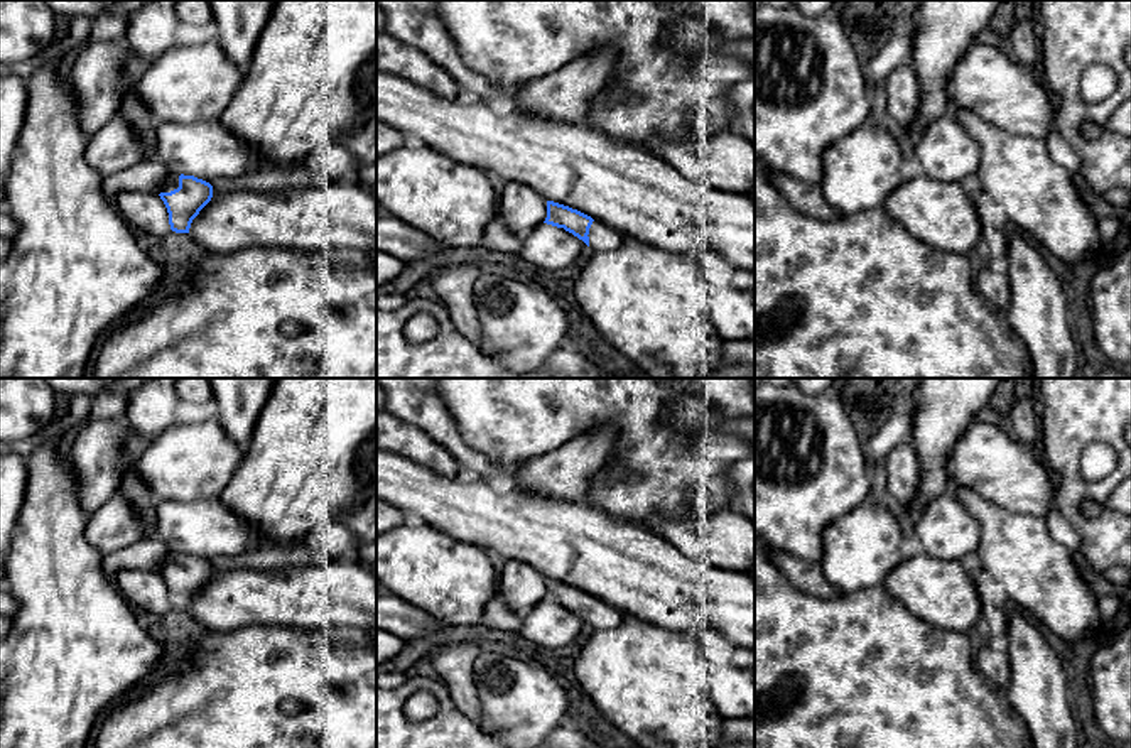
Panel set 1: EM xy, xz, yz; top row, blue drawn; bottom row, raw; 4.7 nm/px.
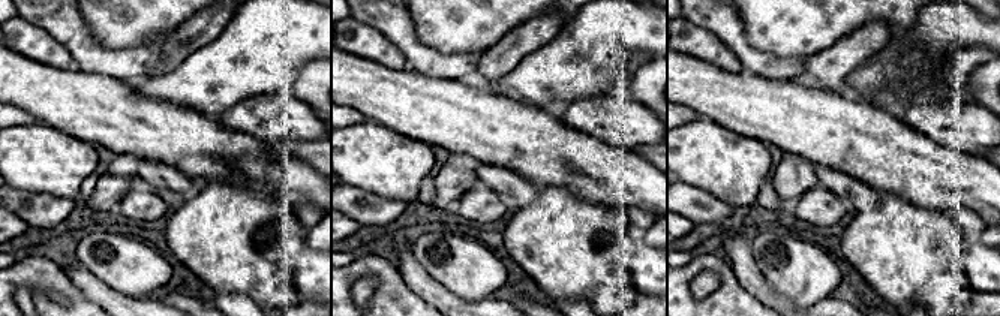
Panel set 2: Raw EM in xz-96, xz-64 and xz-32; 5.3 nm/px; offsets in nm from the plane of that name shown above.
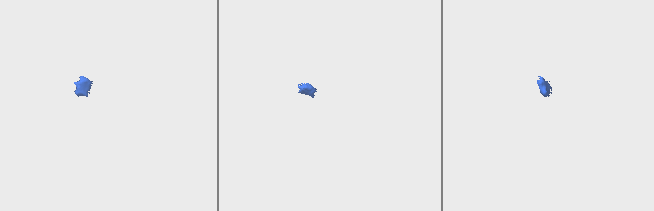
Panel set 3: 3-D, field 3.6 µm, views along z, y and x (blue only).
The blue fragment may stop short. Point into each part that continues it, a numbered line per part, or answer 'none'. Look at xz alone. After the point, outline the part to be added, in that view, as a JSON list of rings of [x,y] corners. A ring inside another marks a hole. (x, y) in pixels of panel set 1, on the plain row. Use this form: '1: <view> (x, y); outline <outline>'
1: xz (601, 617); outline [[[594,598],[589,606],[589,628],[591,630],[609,630],[618,626],[623,621],[623,613],[616,608],[603,603],[601,599]]]

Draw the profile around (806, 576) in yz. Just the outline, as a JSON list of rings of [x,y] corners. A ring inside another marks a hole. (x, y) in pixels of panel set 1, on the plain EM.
[[[771,549],[771,561],[782,574],[798,589],[819,598],[839,598],[844,593],[832,586],[820,566],[793,557],[792,554]]]

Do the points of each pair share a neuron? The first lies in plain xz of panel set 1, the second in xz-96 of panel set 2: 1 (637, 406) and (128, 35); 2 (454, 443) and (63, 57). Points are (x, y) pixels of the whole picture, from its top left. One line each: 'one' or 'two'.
1: one
2: two

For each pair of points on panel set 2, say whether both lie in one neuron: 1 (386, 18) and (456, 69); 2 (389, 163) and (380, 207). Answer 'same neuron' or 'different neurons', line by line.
1: same neuron
2: different neurons

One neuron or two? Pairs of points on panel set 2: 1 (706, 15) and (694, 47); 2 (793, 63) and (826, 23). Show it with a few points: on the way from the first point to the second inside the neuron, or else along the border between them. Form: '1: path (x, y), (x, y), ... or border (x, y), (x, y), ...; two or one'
1: border (682, 18), (709, 30), (730, 48); two
2: border (763, 48), (780, 56), (804, 56), (807, 59); two

